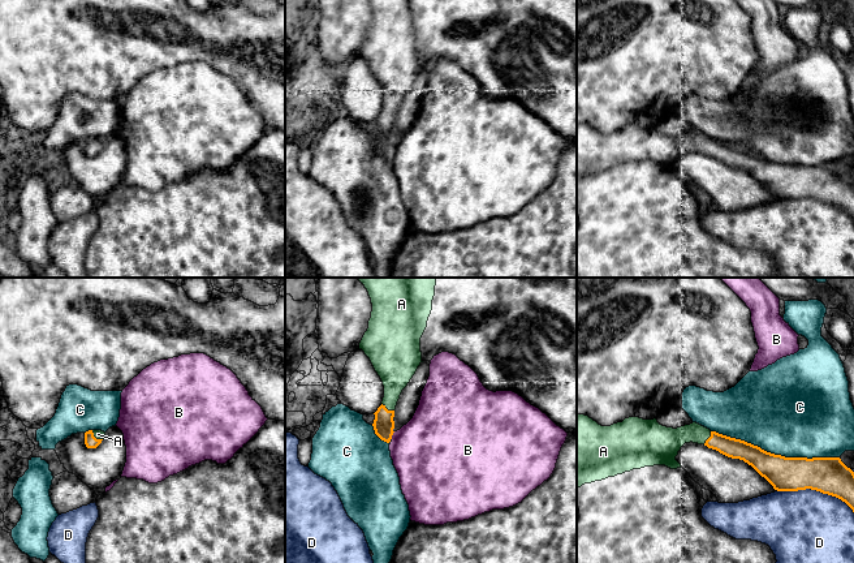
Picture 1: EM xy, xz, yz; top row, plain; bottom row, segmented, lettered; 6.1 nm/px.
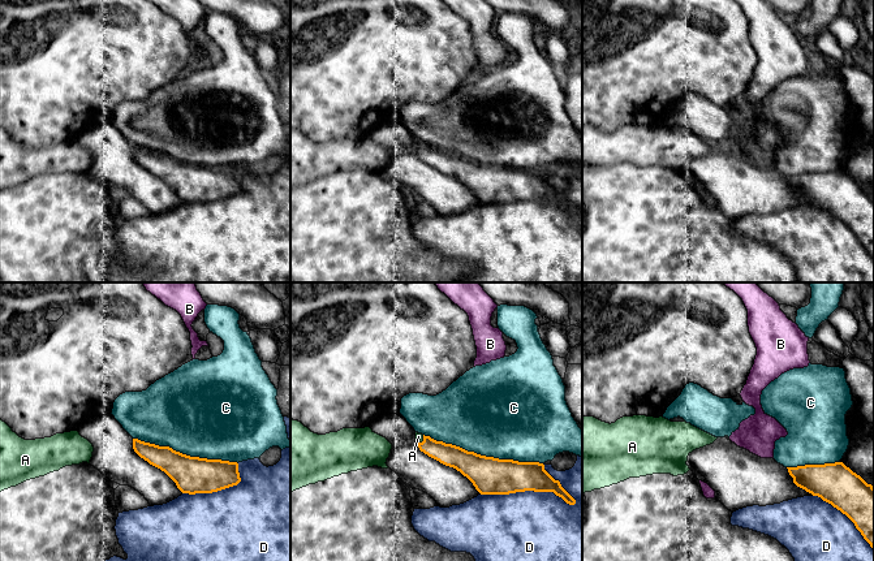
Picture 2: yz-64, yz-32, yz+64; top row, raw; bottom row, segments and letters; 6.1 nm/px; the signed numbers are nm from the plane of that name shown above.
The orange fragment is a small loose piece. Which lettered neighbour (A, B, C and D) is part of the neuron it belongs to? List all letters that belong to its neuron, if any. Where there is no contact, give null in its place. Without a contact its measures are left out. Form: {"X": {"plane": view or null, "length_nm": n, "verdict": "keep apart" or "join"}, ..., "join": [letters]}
{"A": {"plane": "xz", "length_nm": 90, "verdict": "join"}, "B": {"plane": "xz", "length_nm": 50, "verdict": "keep apart"}, "C": {"plane": "yz", "length_nm": 800, "verdict": "keep apart"}, "D": {"plane": "yz", "length_nm": 500, "verdict": "keep apart"}, "join": ["A"]}

